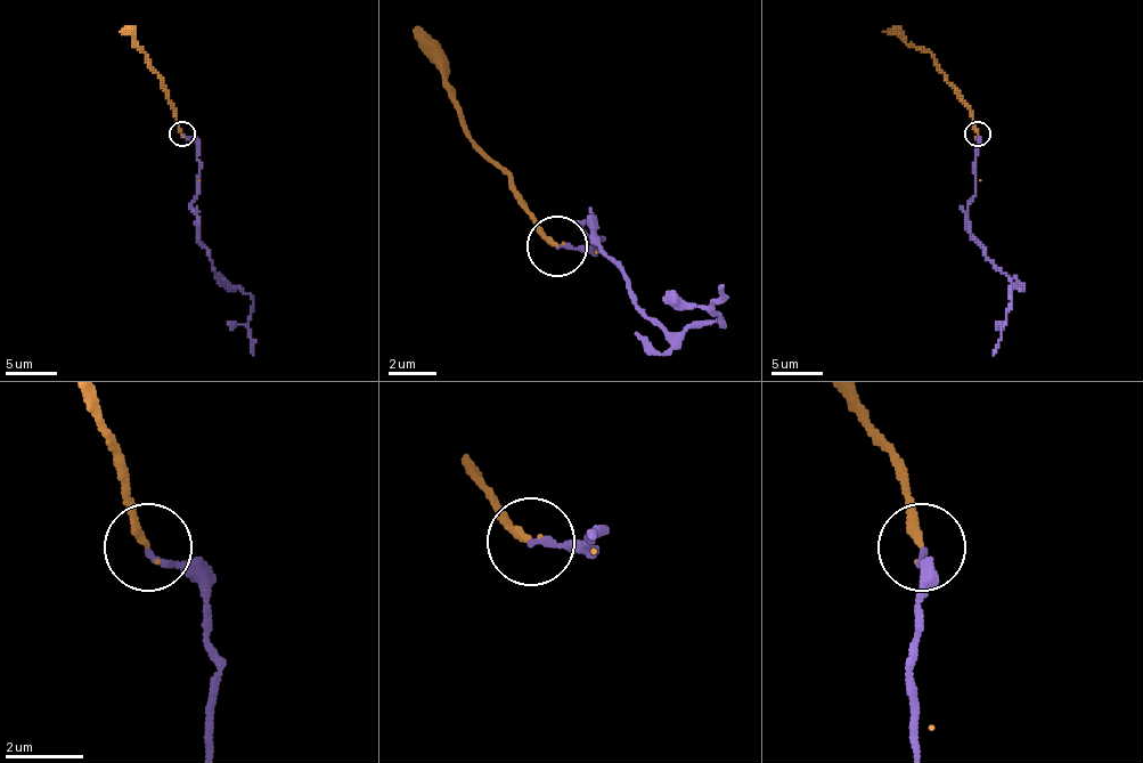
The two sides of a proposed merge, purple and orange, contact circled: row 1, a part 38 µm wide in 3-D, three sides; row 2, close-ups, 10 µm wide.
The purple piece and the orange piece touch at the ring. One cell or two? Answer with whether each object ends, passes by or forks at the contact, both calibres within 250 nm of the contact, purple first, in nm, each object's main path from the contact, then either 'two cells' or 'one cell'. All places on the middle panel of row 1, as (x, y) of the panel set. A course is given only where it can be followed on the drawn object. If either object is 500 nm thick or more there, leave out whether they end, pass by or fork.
purple ends there; orange ends there; 160 nm thick on the purple side, 220 nm on the other; purple runs (555, 248), (597, 241), (579, 224), (592, 224), (652, 319), (688, 332), (724, 325), (712, 308), (724, 283); orange runs (555, 248), (537, 229), (483, 151), (465, 132), (452, 84), (417, 24); two cells

